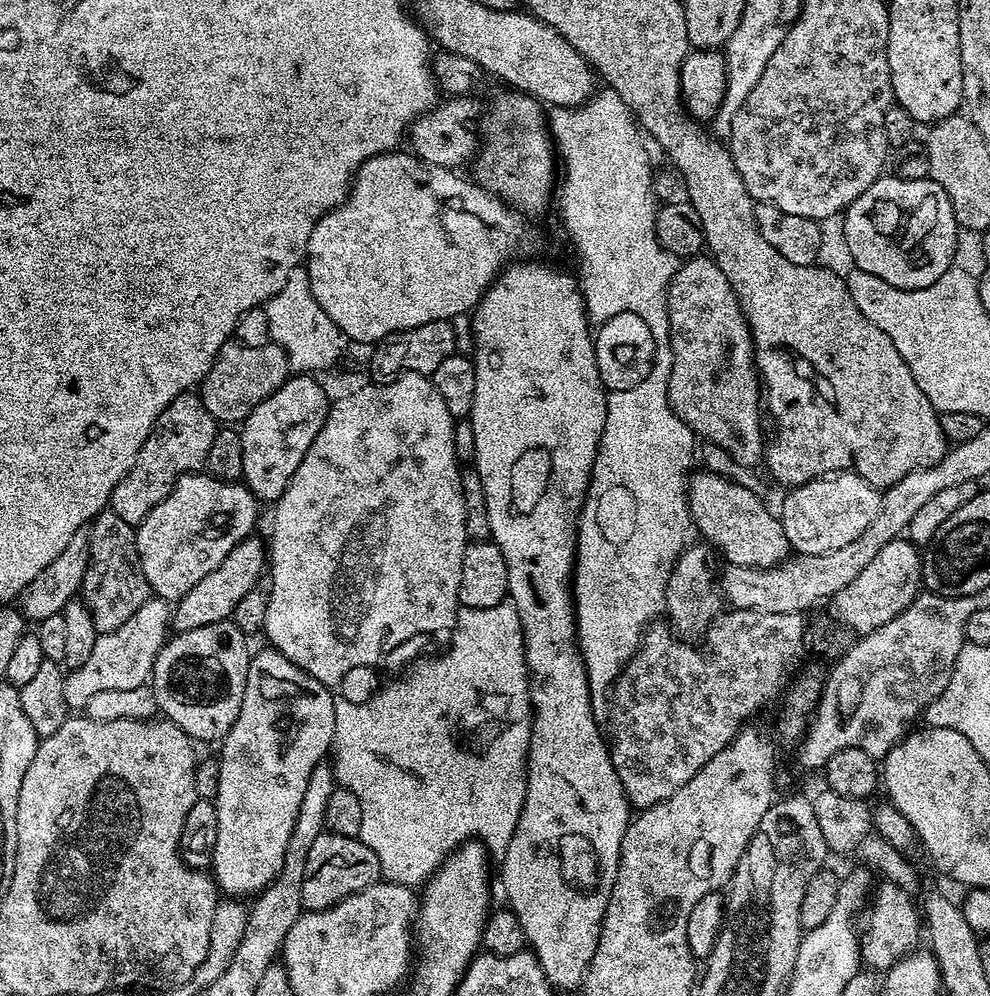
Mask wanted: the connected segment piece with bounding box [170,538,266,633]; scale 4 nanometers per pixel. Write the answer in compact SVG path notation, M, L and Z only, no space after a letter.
M249 538L238 542L226 558L190 594L186 594L175 605L170 616L170 628L173 633L185 632L186 630L198 630L198 626L210 626L214 622L222 622L229 619L235 613L238 602L249 594L252 588L261 583L260 575L266 572L266 544L257 538Z

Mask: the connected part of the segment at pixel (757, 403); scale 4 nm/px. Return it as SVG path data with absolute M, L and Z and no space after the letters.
M704 254L685 259L674 274L668 287L668 337L672 347L668 401L676 416L691 426L697 437L705 436L732 456L742 455L747 448L750 455L761 455L766 448L766 432L760 429L762 385L754 363L752 332L726 274L722 274L715 259Z

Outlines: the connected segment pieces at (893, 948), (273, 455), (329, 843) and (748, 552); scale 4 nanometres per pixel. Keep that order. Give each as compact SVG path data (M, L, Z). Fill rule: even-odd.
M884 882L884 885L875 889L871 897L872 905L863 913L864 928L859 933L860 954L865 965L872 968L887 970L910 952L917 951L916 944L922 940L922 912L912 905L912 900L908 897L909 889L899 884Z
M292 374L270 398L254 406L254 410L239 429L242 438L242 480L255 494L257 501L275 502L286 490L294 470L298 470L310 442L318 438L318 430L328 417L330 399L317 377L312 374Z
M327 830L314 838L314 846L310 846L310 854L306 854L306 870L302 870L302 902L301 909L317 912L326 910L342 898L362 890L366 886L377 883L381 879L378 858L374 850L366 846L355 836L343 836Z
M698 472L688 482L688 509L692 523L695 531L700 531L709 540L709 545L720 548L728 564L772 568L789 559L786 530L782 530L780 517L773 509L771 512L744 484L735 484L716 472Z

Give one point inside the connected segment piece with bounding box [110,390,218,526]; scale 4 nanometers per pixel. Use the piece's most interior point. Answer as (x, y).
(177, 446)

